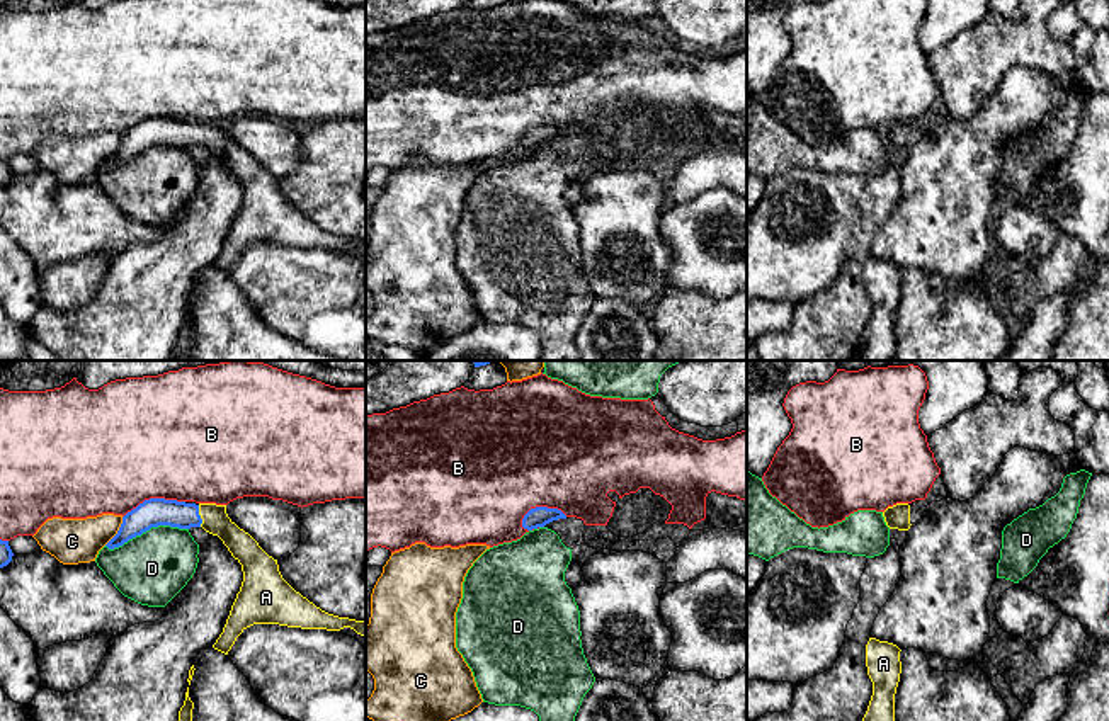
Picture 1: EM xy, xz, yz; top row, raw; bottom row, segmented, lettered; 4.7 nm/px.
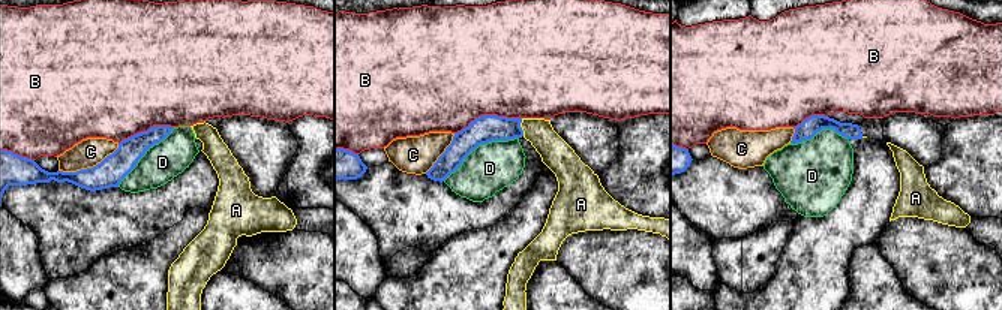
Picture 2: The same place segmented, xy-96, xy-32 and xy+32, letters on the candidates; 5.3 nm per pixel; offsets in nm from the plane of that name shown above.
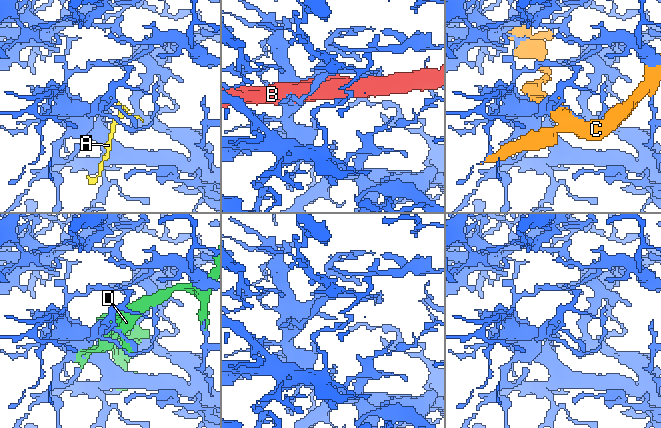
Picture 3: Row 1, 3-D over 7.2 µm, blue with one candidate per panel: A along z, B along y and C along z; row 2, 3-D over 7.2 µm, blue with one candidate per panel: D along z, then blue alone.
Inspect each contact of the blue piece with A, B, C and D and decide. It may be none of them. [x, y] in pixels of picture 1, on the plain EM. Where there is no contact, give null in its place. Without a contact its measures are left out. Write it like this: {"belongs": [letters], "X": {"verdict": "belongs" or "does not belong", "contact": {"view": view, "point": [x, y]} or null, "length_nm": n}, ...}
{"belongs": ["A"], "A": {"verdict": "belongs", "contact": {"view": "xy", "point": [199, 135]}, "length_nm": 110}, "B": {"verdict": "does not belong", "contact": {"view": "xy", "point": [153, 118]}, "length_nm": 300}, "C": {"verdict": "does not belong", "contact": {"view": "xy", "point": [118, 150]}, "length_nm": 160}, "D": {"verdict": "does not belong", "contact": {"view": "xy", "point": [147, 148]}, "length_nm": 400}}

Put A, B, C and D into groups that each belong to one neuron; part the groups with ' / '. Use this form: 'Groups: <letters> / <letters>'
Groups: A / B / C / D

